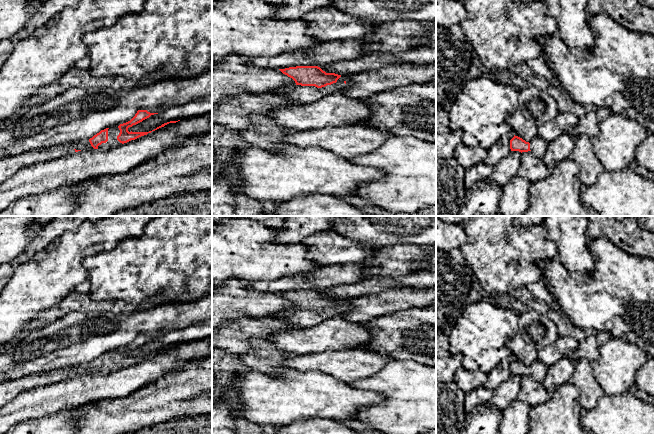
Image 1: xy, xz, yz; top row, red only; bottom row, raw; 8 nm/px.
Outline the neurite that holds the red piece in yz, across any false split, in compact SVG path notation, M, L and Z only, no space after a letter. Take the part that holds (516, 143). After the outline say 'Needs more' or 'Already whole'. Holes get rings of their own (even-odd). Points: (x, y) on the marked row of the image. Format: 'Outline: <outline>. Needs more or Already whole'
Outline: M515 136L510 140L511 151L528 152L531 151L536 157L543 158L548 143L536 136L530 142L526 142L522 138Z. Needs more

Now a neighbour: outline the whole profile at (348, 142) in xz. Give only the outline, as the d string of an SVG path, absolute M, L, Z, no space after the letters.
M364 124L295 131L284 138L285 144L300 148L317 147L350 160L369 154L382 146L392 134Z

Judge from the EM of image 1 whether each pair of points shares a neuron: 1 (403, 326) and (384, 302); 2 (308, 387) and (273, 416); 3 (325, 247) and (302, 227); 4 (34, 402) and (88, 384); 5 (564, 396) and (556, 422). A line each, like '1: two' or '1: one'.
1: two
2: one
3: two
4: one
5: one

